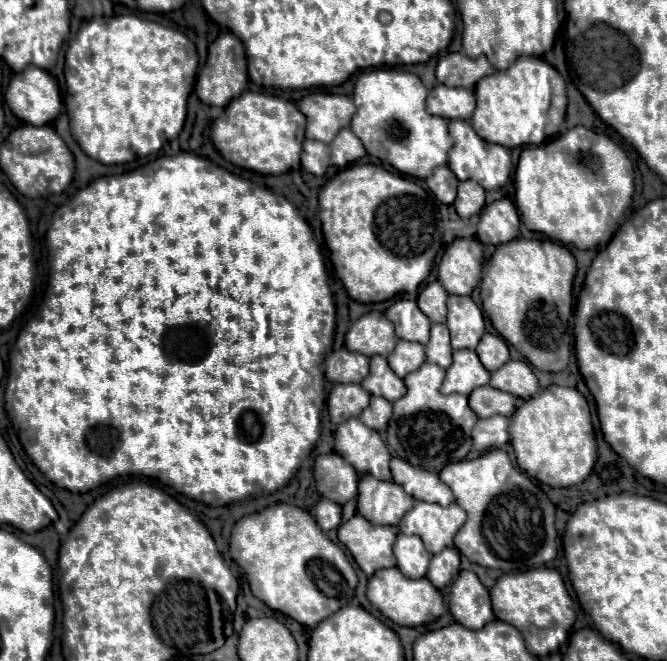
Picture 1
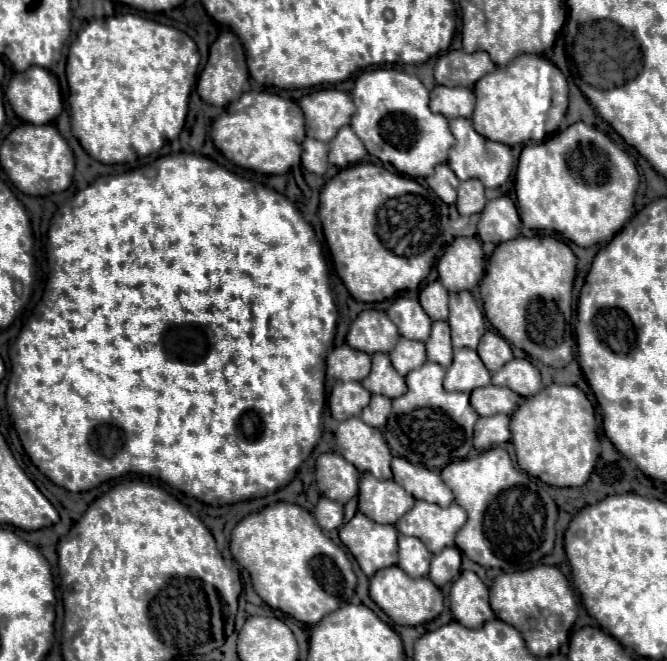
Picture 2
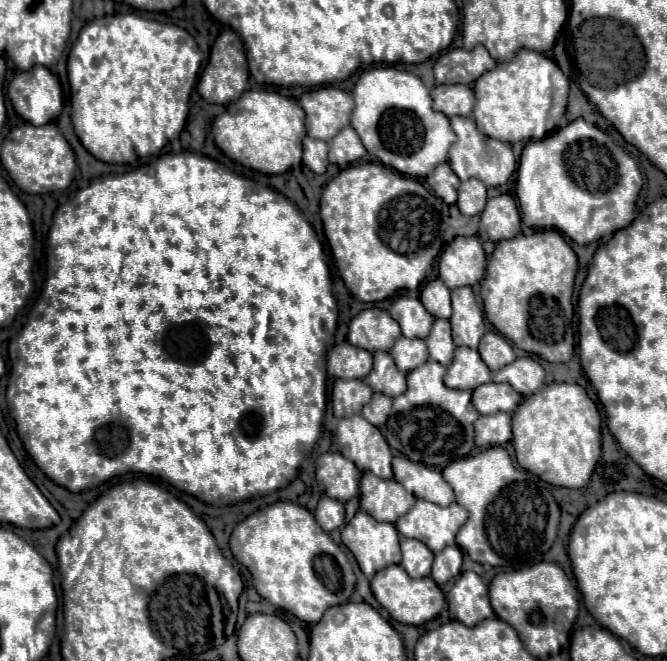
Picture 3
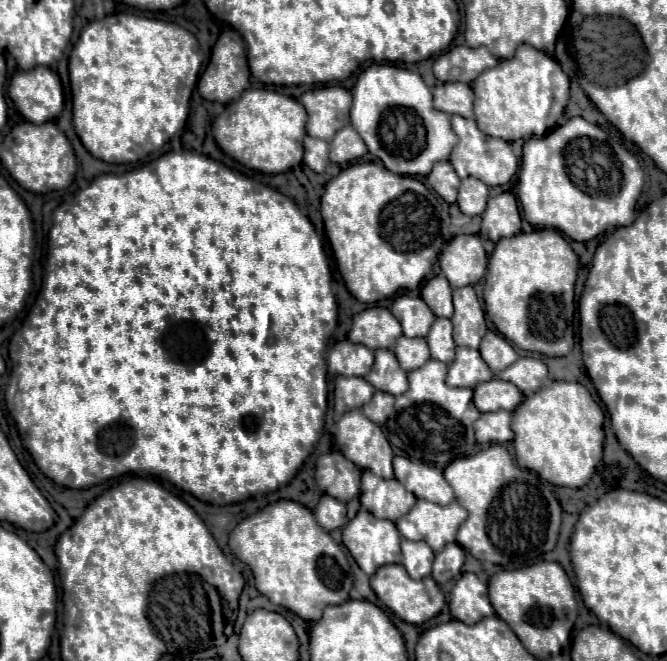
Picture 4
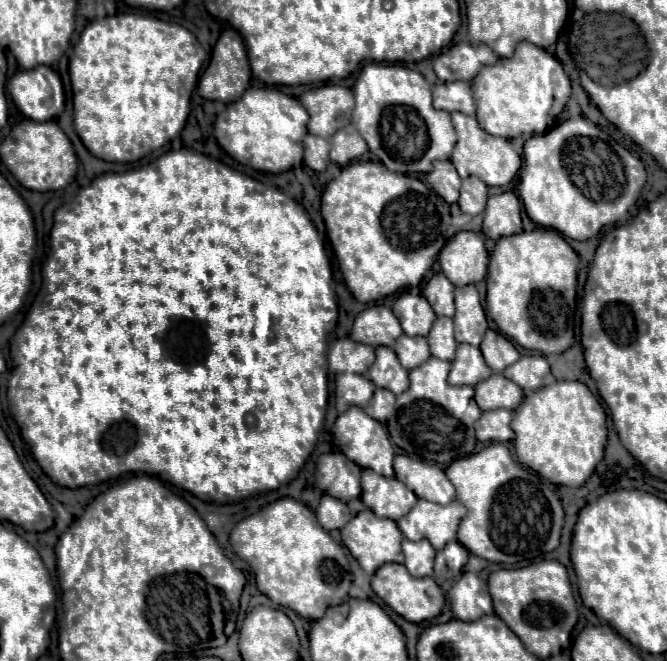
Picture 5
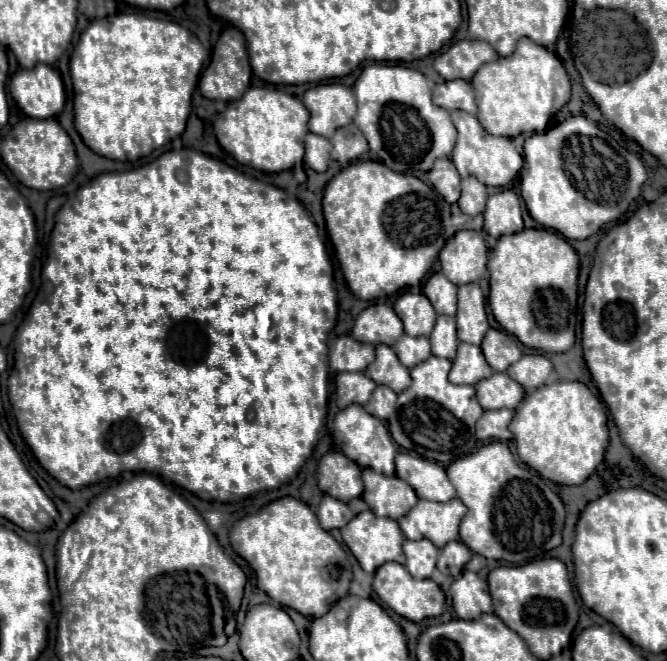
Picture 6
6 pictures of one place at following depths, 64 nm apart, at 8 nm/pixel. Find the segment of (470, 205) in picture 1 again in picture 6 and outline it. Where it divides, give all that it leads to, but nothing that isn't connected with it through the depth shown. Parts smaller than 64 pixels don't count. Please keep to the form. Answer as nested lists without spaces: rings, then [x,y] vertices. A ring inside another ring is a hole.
[[[468,176],[462,180],[462,196],[460,196],[458,204],[464,214],[470,214],[470,216],[482,214],[486,198],[488,198],[486,186],[480,184],[474,176]]]

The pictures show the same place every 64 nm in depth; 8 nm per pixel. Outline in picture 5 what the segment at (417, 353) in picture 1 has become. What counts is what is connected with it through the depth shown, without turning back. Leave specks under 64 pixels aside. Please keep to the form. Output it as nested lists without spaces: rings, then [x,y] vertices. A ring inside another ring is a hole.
[[[402,334],[400,340],[396,340],[396,344],[394,344],[394,352],[406,370],[418,368],[420,364],[424,364],[430,358],[428,342],[426,342],[426,338],[420,338],[420,336],[410,338],[410,336]]]

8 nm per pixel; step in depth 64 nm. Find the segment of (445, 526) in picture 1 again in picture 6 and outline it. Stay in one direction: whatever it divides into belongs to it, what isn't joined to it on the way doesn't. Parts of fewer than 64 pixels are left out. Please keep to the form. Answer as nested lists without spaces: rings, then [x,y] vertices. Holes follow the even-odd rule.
[[[458,498],[444,504],[418,500],[406,516],[398,518],[398,524],[408,540],[428,538],[436,548],[442,548],[444,544],[458,540],[458,526],[466,512],[468,508],[464,508]]]

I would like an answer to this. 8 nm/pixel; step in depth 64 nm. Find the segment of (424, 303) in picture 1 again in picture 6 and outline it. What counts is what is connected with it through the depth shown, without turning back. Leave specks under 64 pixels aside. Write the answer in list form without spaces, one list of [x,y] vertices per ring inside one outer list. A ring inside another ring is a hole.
[[[442,272],[430,276],[430,280],[424,284],[424,294],[432,302],[434,310],[438,314],[456,314],[456,290],[458,286],[452,284]]]

